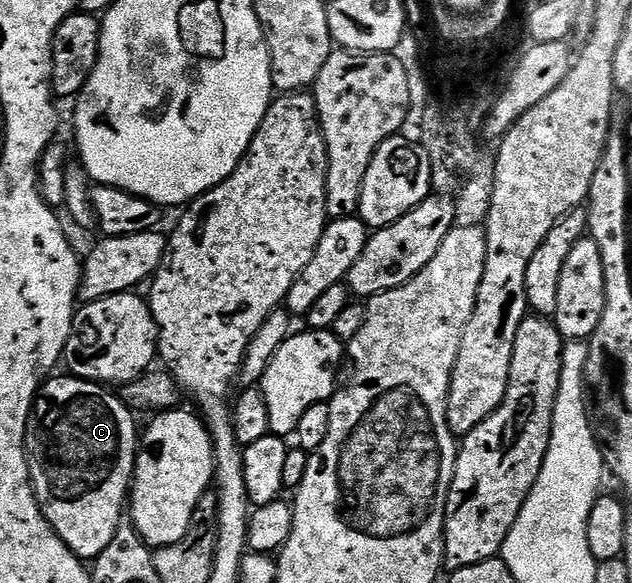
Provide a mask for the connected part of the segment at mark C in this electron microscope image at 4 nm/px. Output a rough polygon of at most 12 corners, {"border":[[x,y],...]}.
{"border":[[40,387],[23,446],[43,517],[91,562],[113,542],[137,428],[114,391]]}

